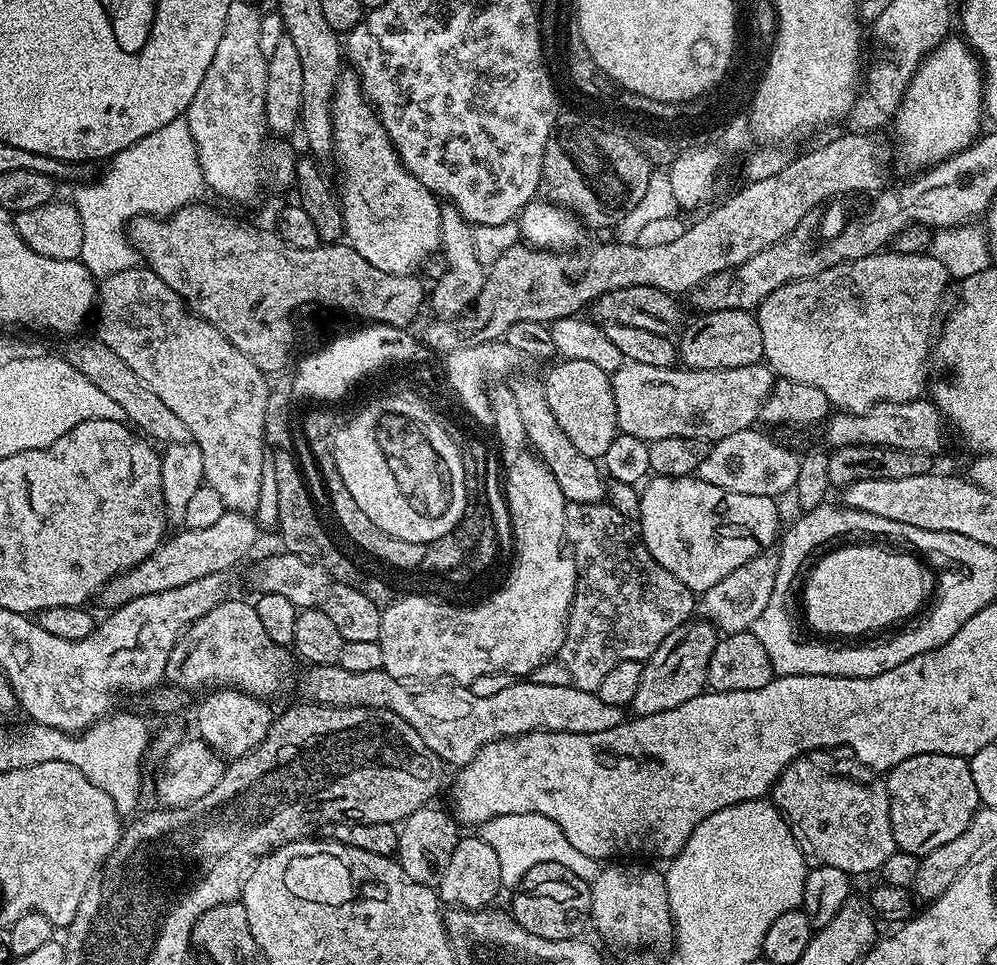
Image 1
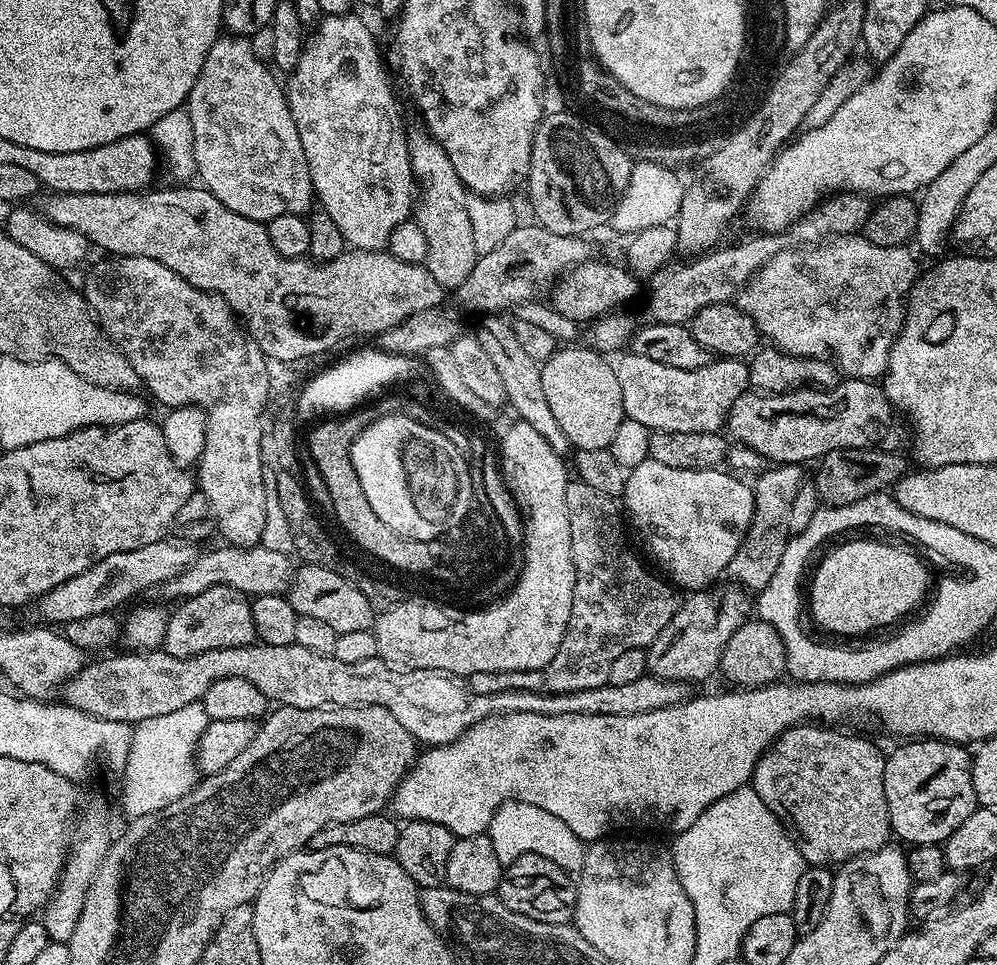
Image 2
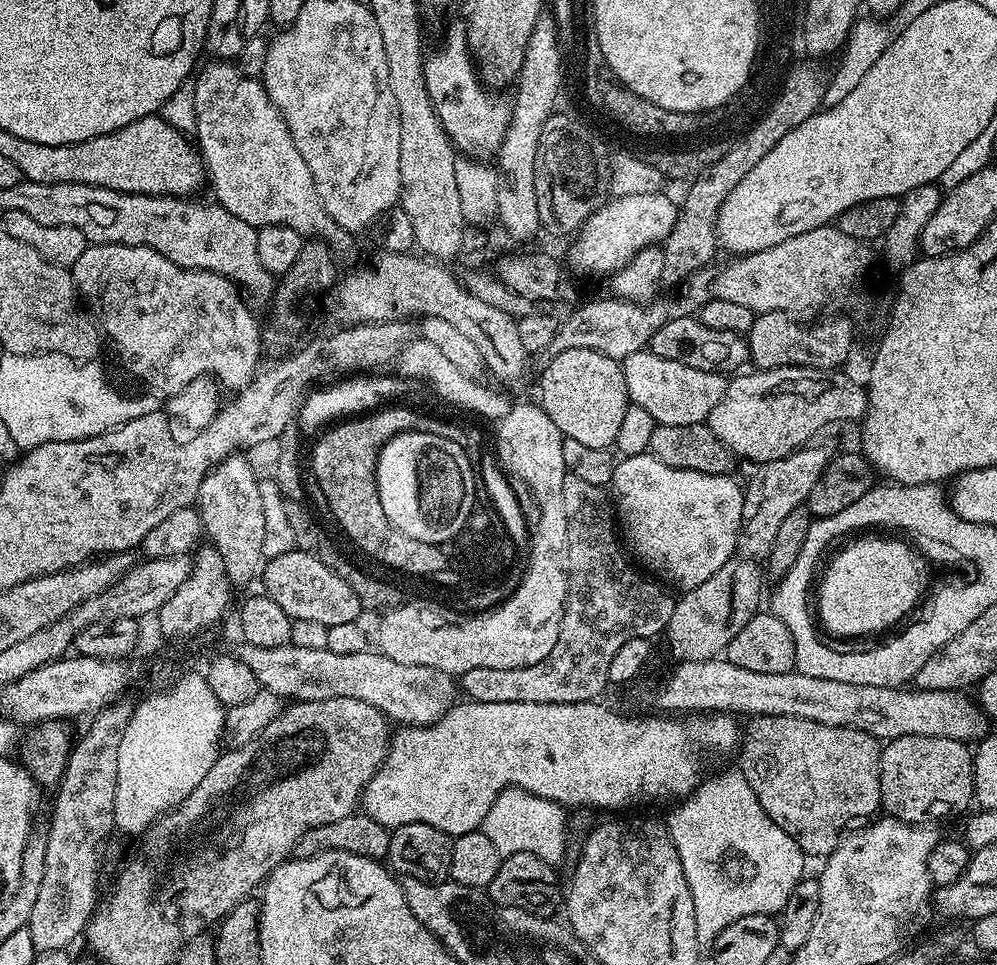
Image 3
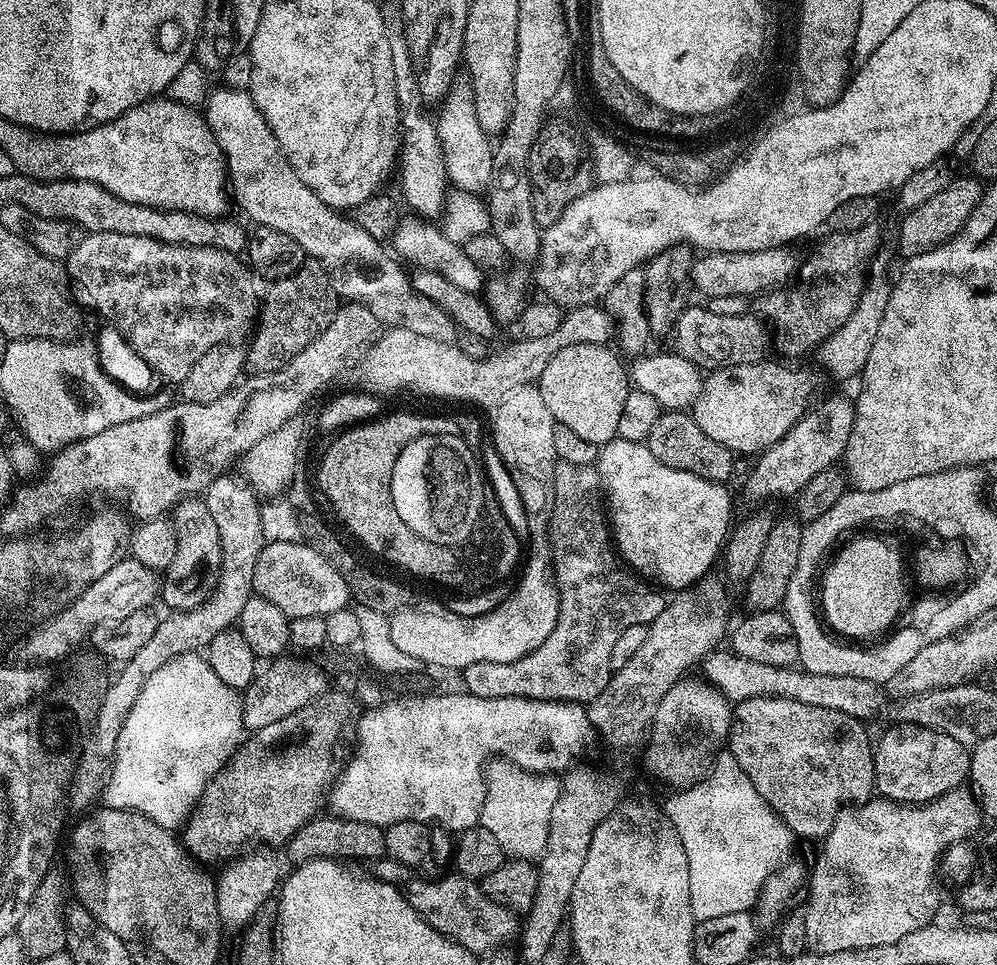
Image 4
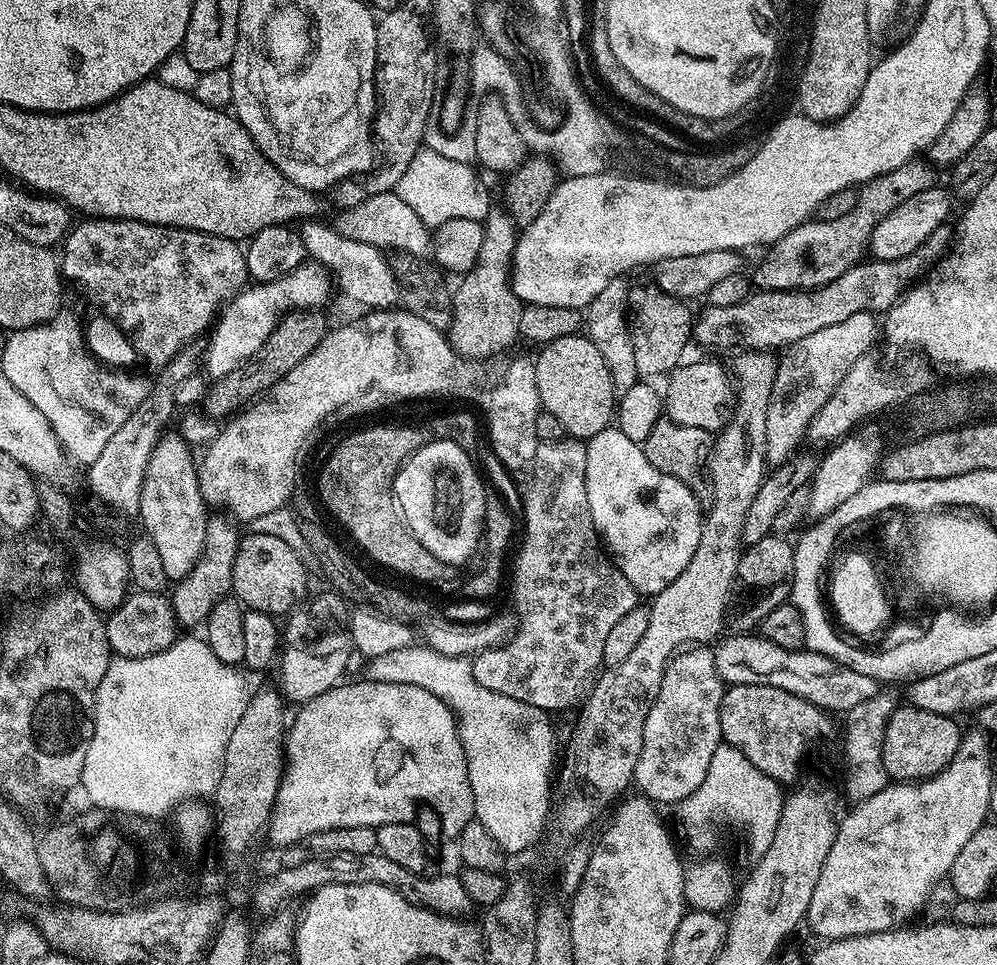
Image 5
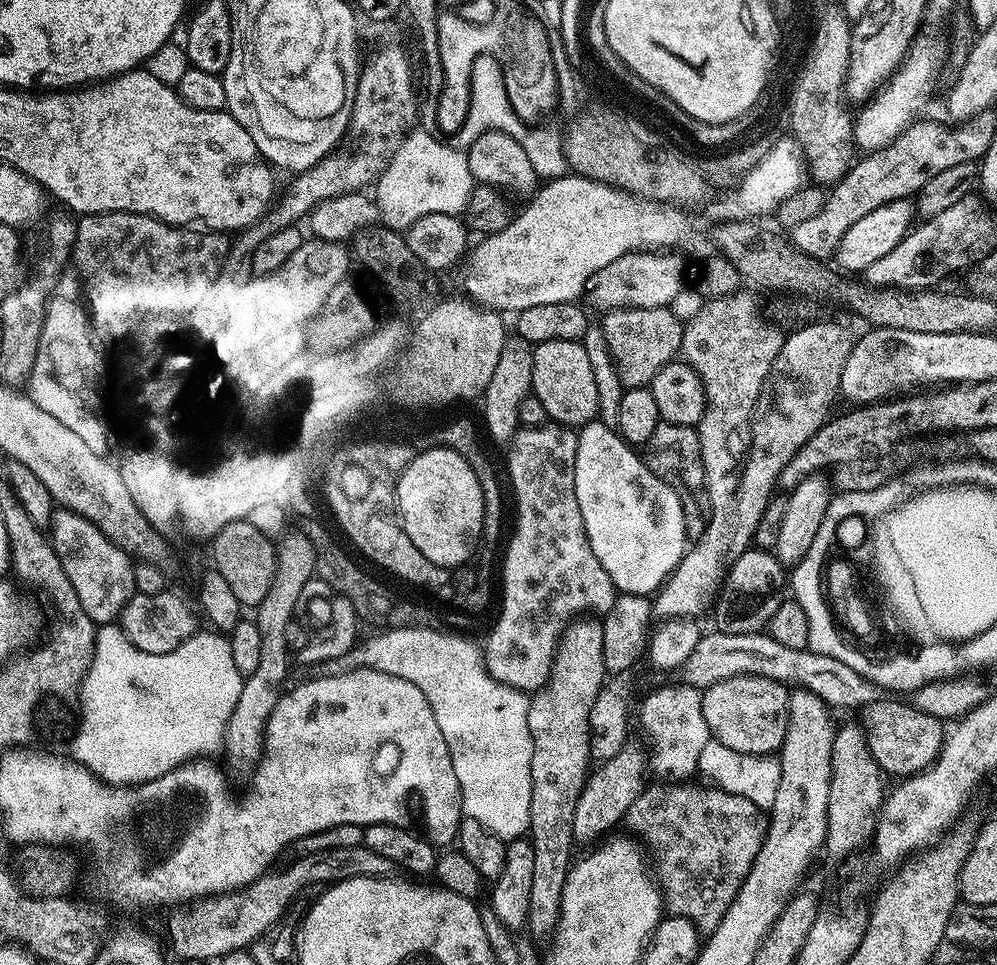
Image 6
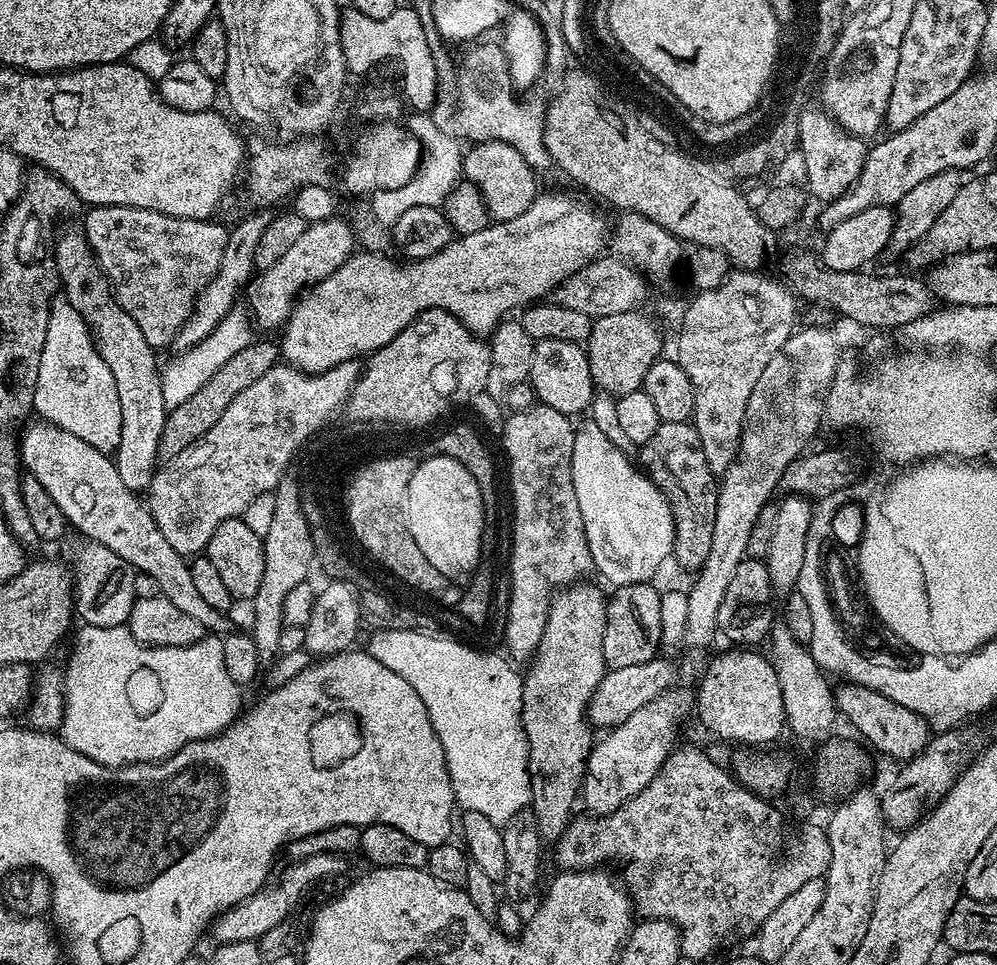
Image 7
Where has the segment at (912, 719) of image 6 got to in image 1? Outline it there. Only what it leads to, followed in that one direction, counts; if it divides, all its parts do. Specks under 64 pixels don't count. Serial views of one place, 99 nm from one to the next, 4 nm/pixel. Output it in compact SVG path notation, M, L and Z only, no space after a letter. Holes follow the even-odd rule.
M918 754L914 758L906 758L898 762L886 776L888 785L888 805L890 806L890 822L894 830L894 838L899 851L909 852L917 858L930 854L930 850L938 850L938 846L946 846L970 826L977 808L981 807L978 790L974 790L974 774L970 770L968 760L954 754Z

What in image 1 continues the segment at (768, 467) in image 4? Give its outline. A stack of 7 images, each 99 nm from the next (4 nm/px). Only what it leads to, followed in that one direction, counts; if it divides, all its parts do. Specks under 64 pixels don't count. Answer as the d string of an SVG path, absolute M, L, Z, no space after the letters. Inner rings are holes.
M769 550L750 558L748 562L738 566L738 570L730 570L730 574L722 578L722 582L710 586L710 590L706 590L699 597L699 615L724 634L749 631L762 614L762 610L766 610L770 594L774 594L774 582L778 578L779 565L779 555Z

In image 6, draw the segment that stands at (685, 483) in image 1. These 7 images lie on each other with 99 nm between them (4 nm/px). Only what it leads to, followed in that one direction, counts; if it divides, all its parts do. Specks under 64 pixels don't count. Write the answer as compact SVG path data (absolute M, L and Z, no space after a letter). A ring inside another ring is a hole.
M593 422L579 429L574 490L578 510L582 510L582 522L586 522L590 546L594 554L598 554L598 562L602 562L602 570L610 574L617 593L651 597L663 588L665 580L672 575L690 544L680 495L645 466L641 453L623 440L615 427Z

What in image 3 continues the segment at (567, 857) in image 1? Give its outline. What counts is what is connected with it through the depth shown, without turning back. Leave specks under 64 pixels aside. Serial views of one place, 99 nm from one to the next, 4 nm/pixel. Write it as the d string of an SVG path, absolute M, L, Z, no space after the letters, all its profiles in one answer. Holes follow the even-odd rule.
M513 786L503 788L494 798L482 831L490 842L494 842L494 850L498 850L501 857L519 852L538 854L538 858L556 866L568 848L568 840L564 837L564 815L566 812L561 805Z

